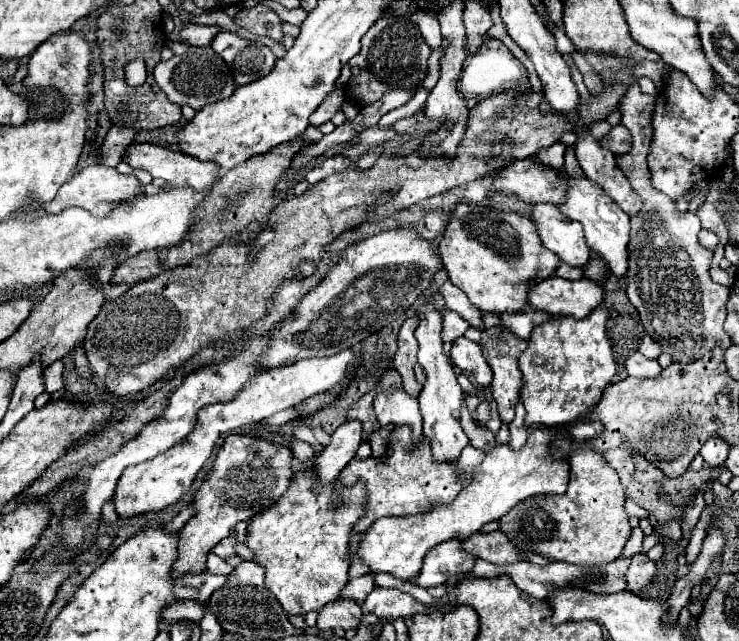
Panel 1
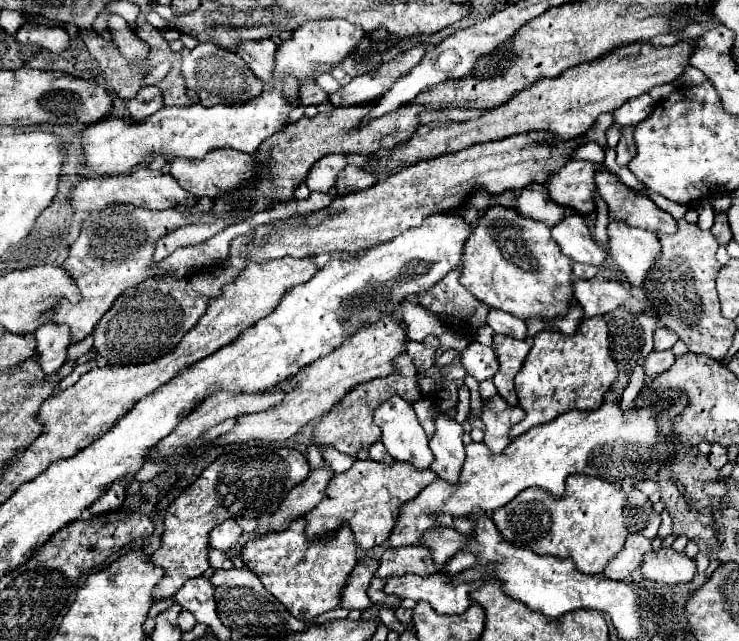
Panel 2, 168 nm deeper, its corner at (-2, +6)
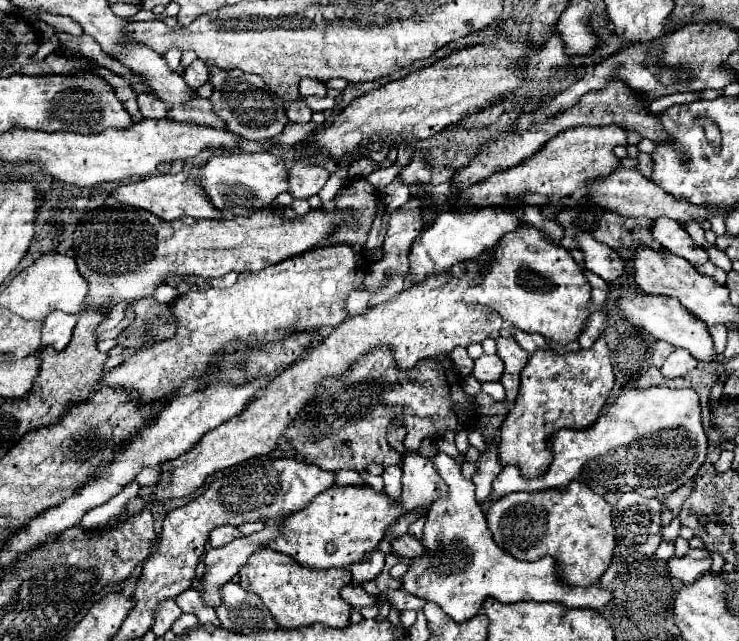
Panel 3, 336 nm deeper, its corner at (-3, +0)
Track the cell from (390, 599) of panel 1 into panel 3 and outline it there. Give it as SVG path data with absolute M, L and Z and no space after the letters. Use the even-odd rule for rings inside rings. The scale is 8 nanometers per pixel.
M437 453L433 457L439 475L447 483L447 497L437 499L425 523L425 553L415 559L409 571L401 577L403 589L425 599L437 603L453 621L461 623L479 613L483 601L487 597L495 597L497 601L509 605L519 601L535 601L535 603L559 603L565 609L605 609L613 595L611 591L589 585L589 587L571 587L563 583L559 575L559 563L553 557L541 557L533 563L517 561L509 553L505 553L491 537L487 527L487 519L483 509L477 505L475 487L469 479L461 475L461 465L445 455Z

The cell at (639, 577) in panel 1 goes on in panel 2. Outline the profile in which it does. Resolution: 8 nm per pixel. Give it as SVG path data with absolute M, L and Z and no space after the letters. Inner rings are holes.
M662 547L644 557L642 573L656 583L686 583L696 575L696 561L686 553L674 551L672 547Z

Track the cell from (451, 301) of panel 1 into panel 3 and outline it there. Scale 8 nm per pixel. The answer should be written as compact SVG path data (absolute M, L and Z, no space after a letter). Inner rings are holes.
M515 331L515 335L513 335L513 339L527 351L527 353L533 353L537 347L545 347L545 349L549 349L549 345L547 345L547 341L541 337L541 335L537 335L537 333L523 333L523 331Z

